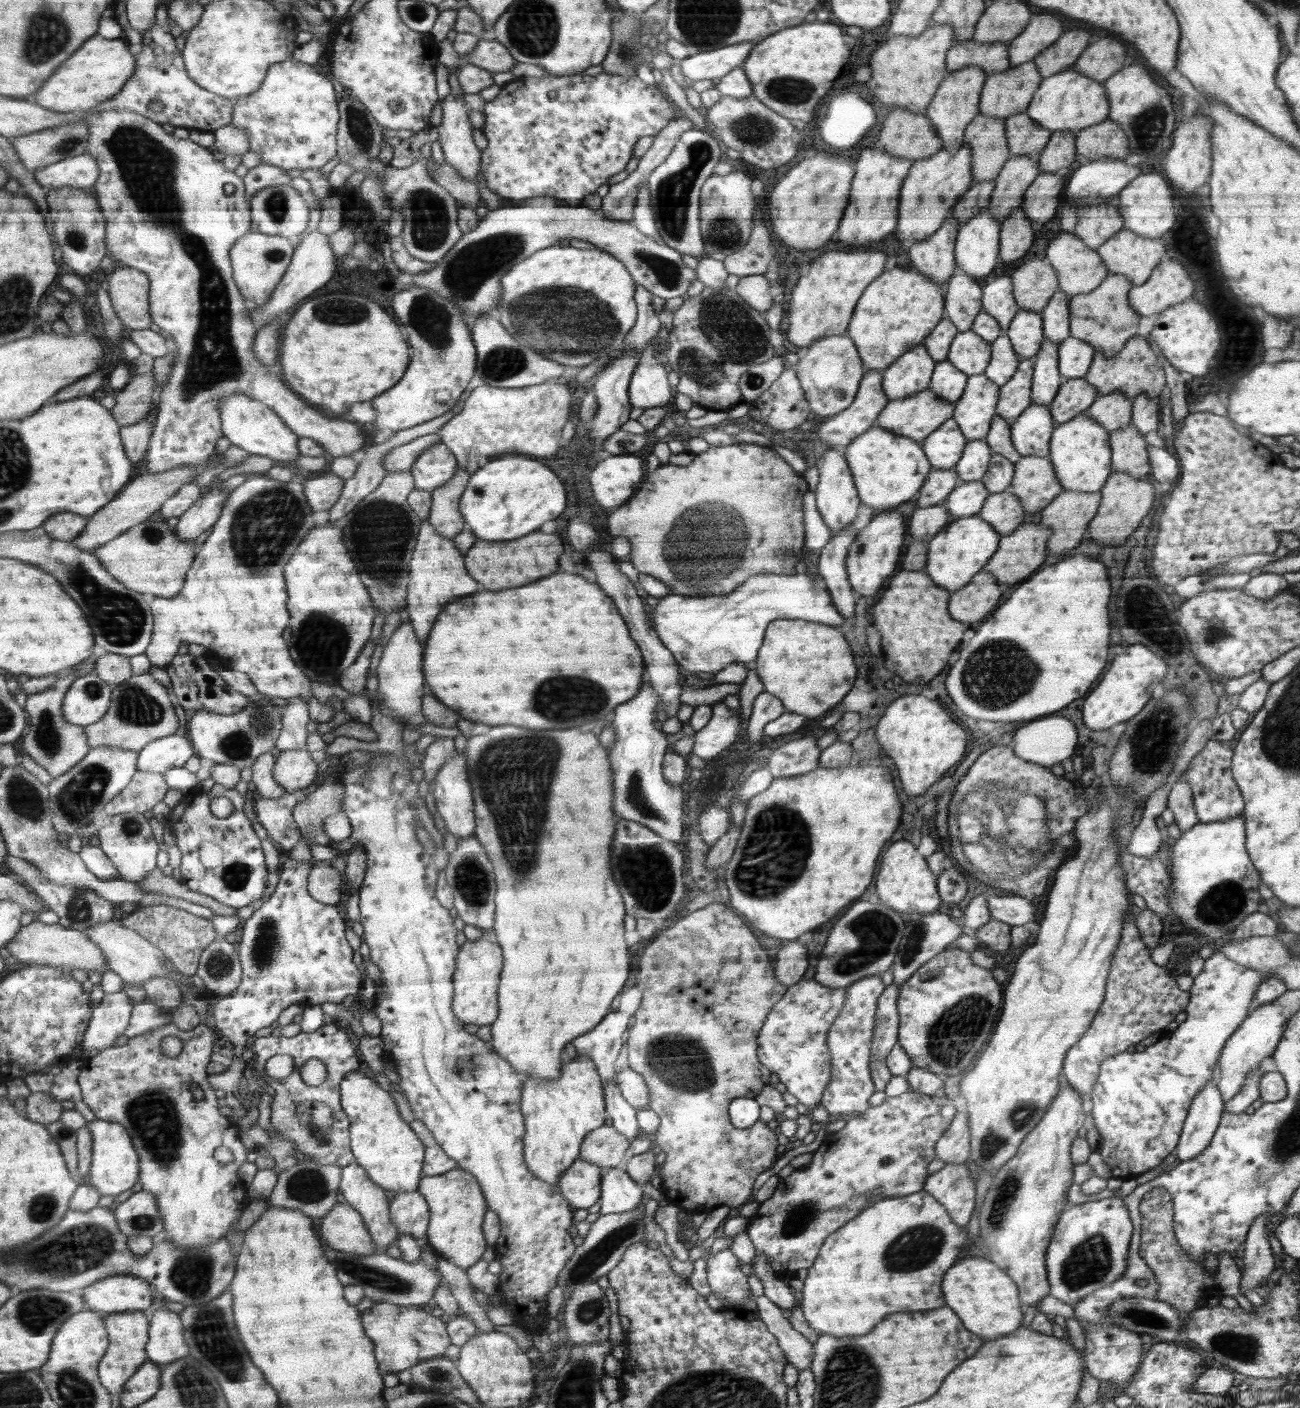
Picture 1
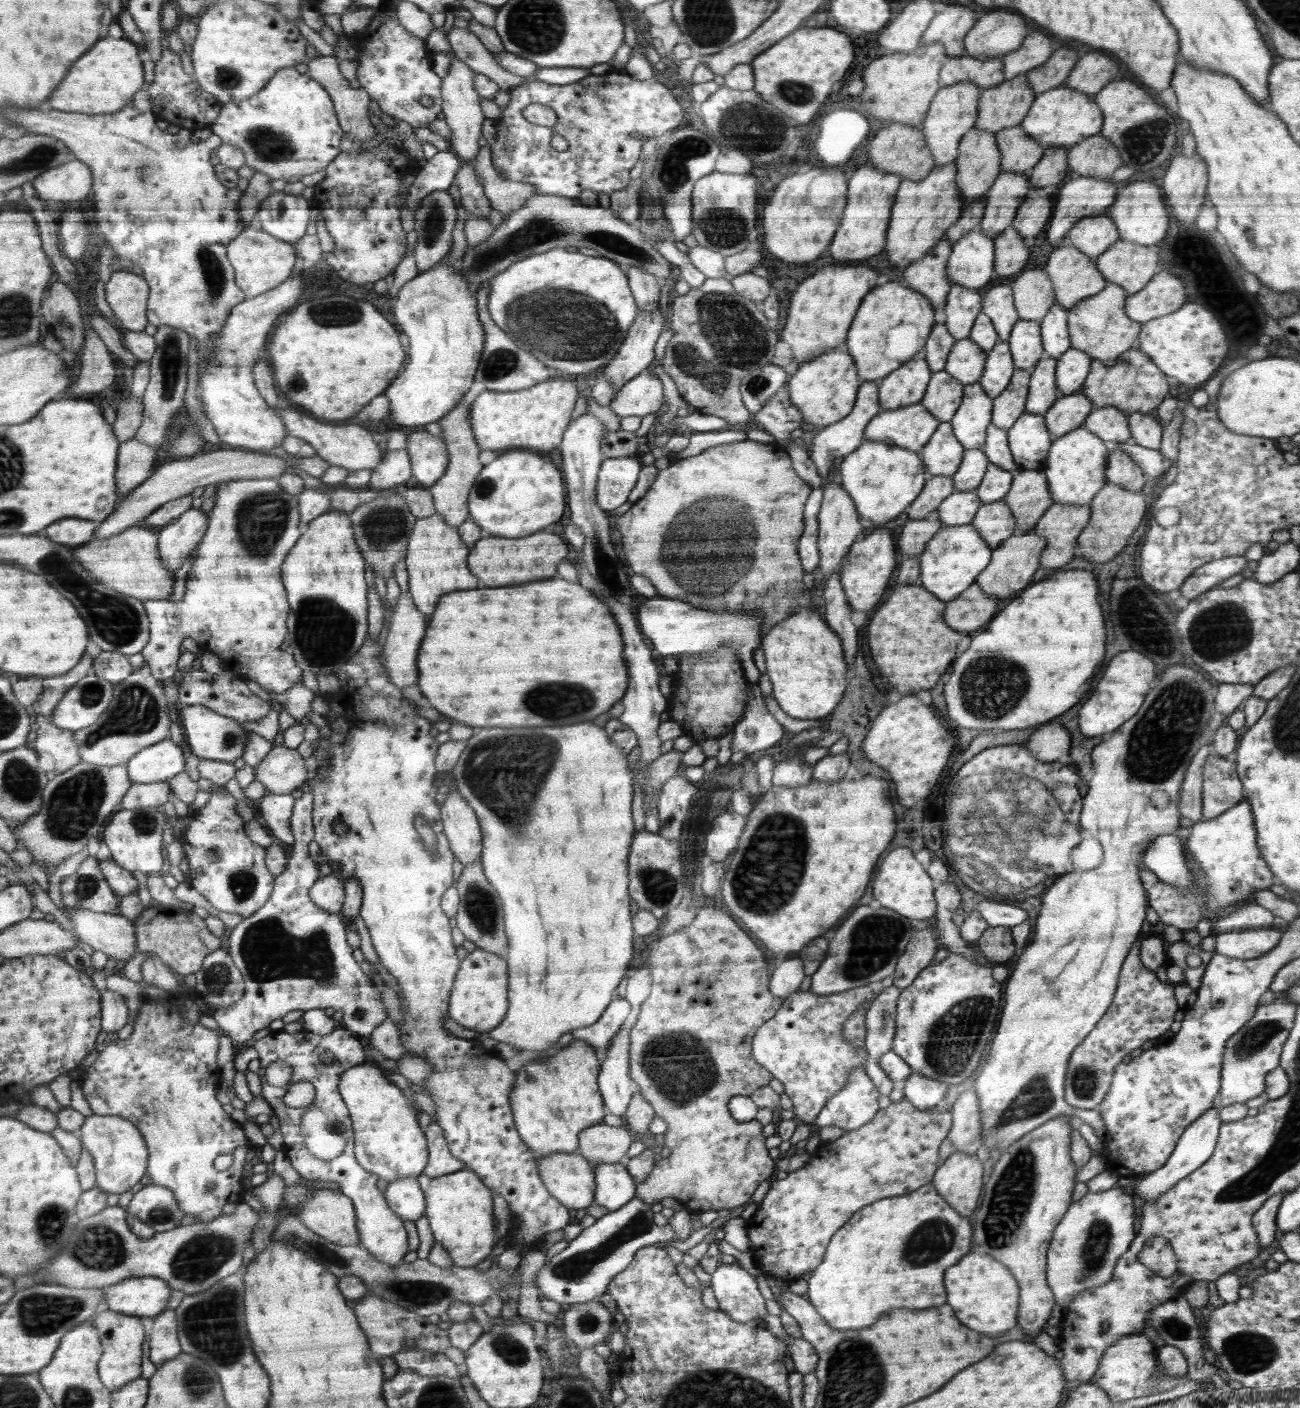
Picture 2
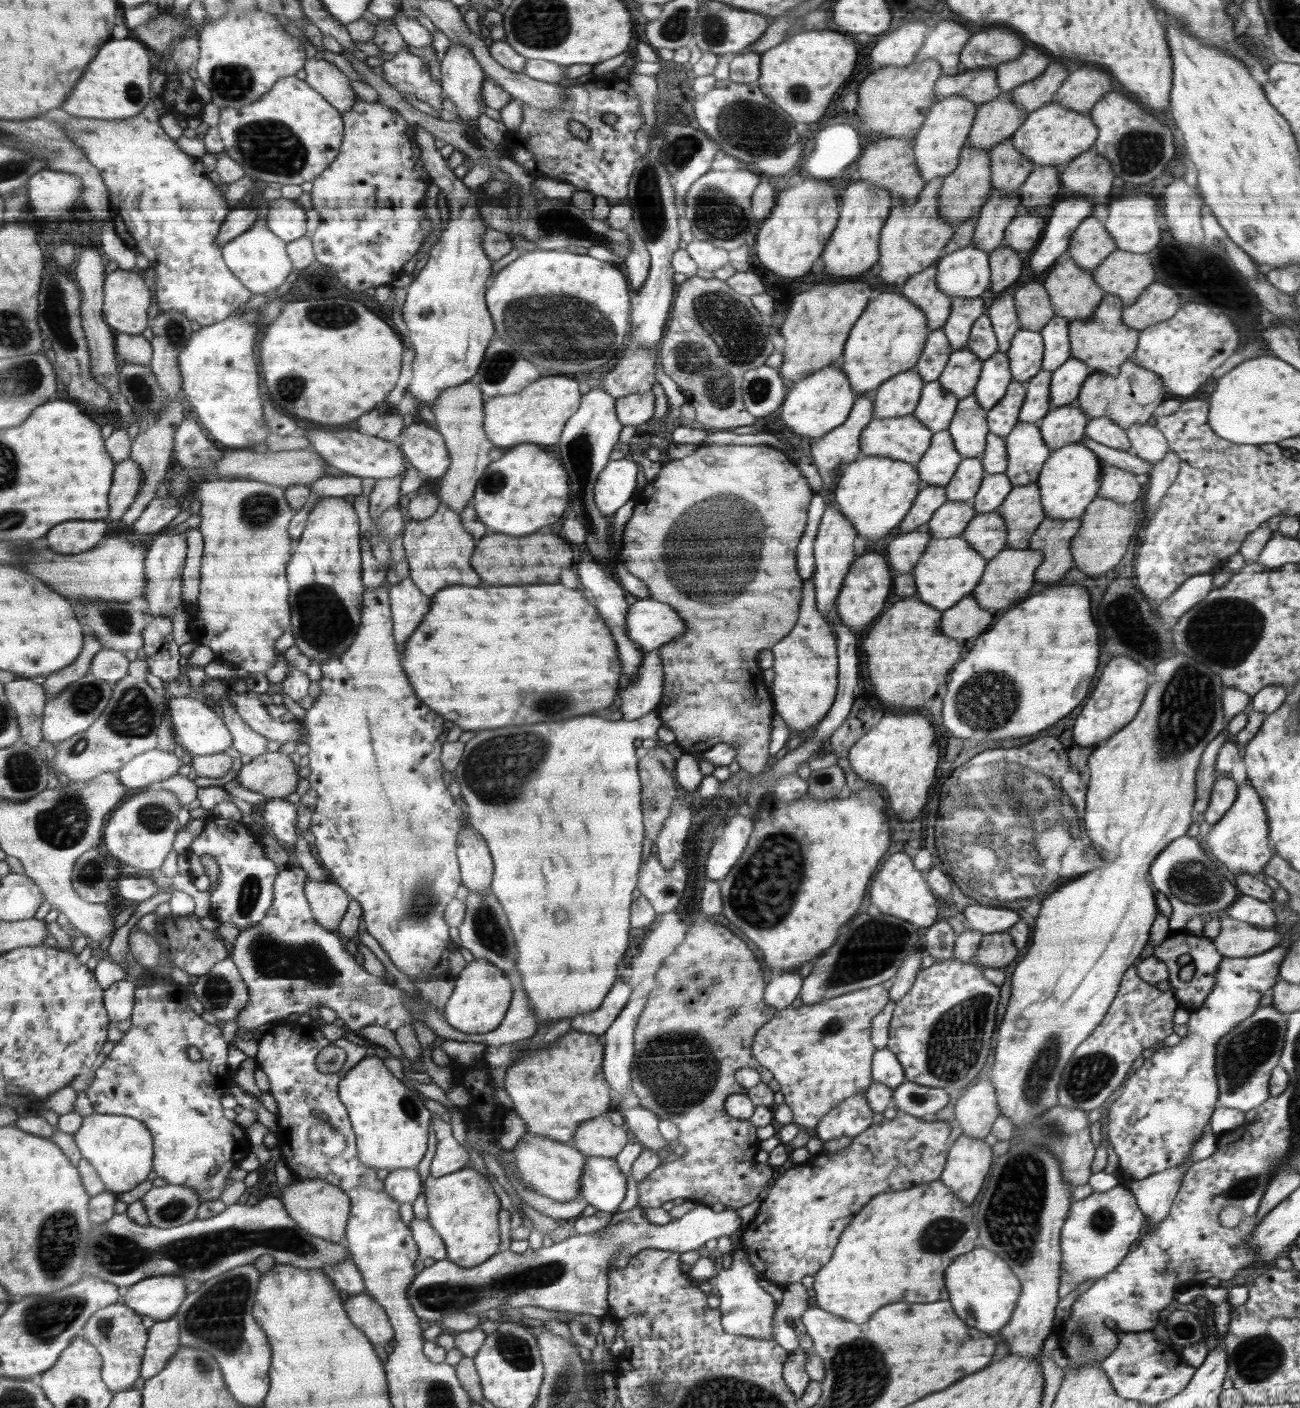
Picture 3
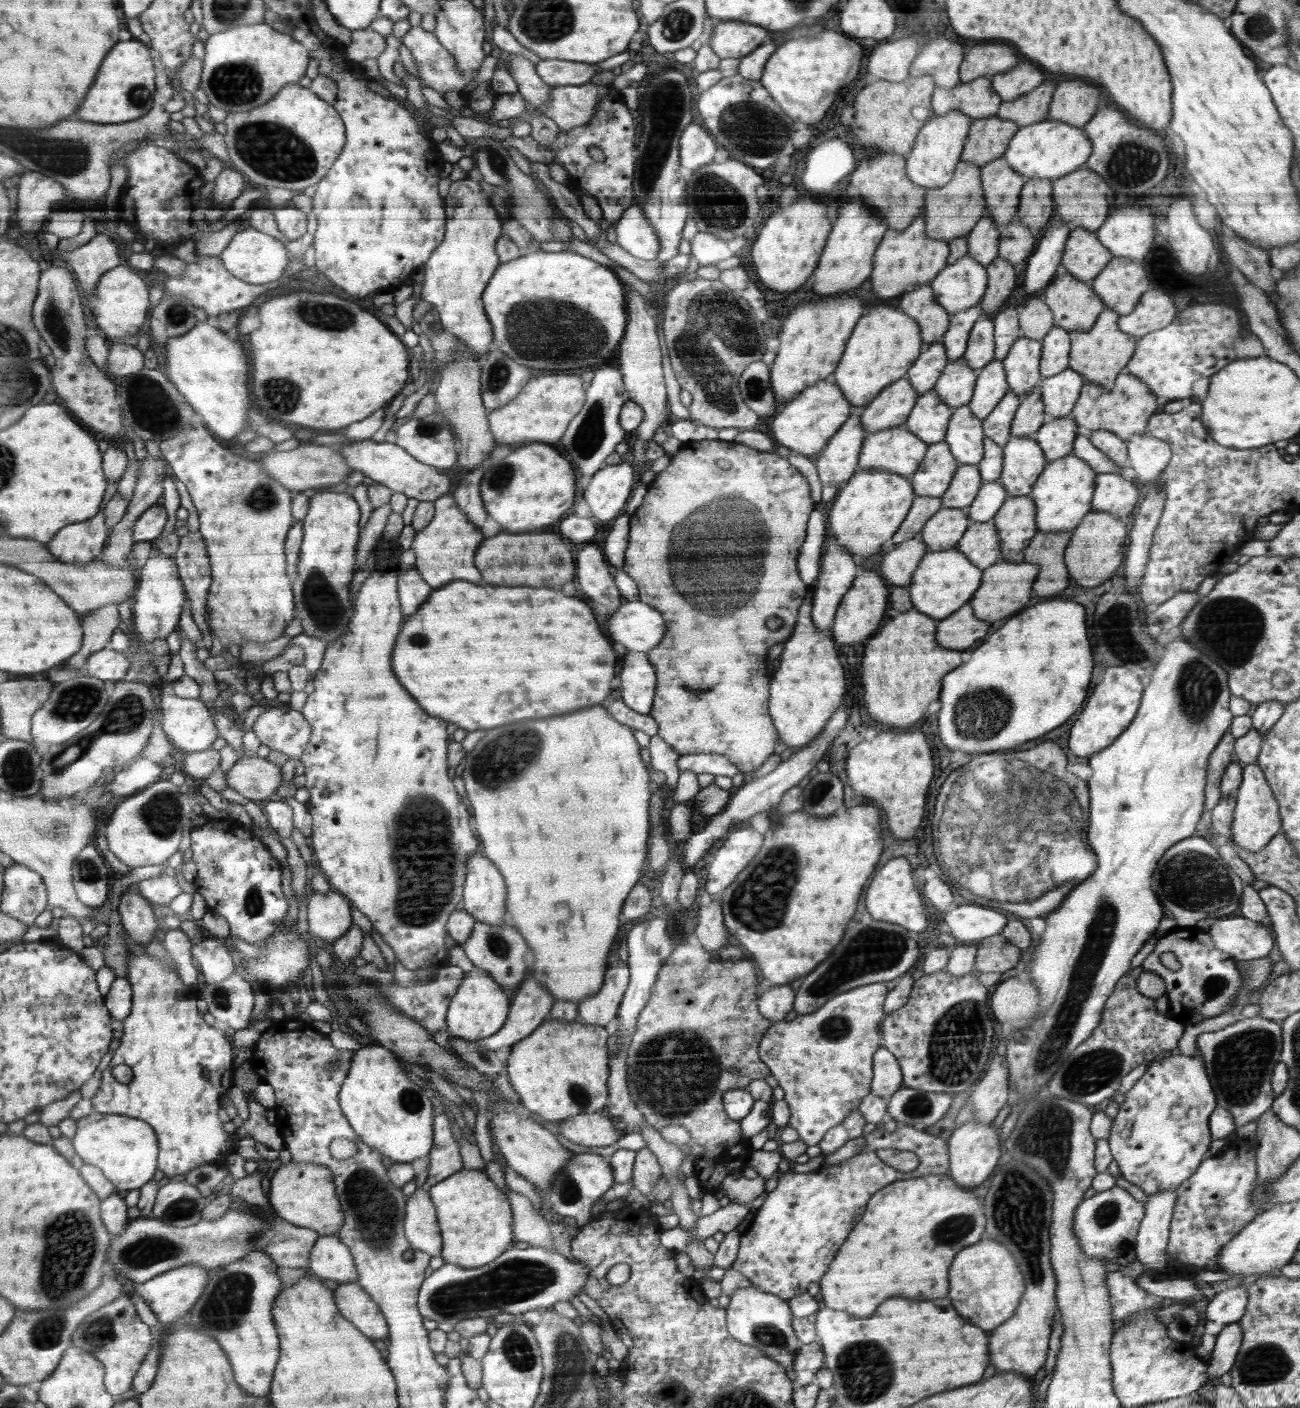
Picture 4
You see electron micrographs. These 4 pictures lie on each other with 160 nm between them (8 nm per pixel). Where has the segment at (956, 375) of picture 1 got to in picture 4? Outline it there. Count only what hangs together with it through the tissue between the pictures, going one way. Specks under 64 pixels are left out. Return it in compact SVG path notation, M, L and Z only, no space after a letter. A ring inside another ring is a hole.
M930 390L917 400L906 427L928 445L942 442L948 434L953 411L945 401L939 399L935 390Z

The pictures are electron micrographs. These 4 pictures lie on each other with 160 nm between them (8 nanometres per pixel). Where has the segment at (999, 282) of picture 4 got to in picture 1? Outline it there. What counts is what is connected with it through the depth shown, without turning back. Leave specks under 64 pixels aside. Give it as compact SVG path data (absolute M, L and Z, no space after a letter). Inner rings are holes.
M1019 208L1004 220L1001 230L1001 261L1002 264L1012 264L1020 260L1032 246L1034 230L1026 210Z

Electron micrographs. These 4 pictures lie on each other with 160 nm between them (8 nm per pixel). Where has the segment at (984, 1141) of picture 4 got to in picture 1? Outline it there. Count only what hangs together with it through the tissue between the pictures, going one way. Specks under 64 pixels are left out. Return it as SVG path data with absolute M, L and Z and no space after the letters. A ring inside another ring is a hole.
M948 1163L941 1170L935 1172L930 1176L929 1180L925 1183L924 1190L930 1193L930 1196L936 1197L946 1208L955 1223L964 1227L970 1222L970 1214L974 1210L974 1182L970 1178L968 1168L964 1163Z

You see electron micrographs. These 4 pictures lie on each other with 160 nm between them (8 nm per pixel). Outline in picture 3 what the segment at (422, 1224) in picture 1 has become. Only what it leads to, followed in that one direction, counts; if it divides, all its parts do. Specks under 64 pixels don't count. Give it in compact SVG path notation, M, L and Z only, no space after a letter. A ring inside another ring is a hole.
M396 1169L385 1173L386 1192L395 1201L413 1204L420 1193L422 1180L417 1169Z

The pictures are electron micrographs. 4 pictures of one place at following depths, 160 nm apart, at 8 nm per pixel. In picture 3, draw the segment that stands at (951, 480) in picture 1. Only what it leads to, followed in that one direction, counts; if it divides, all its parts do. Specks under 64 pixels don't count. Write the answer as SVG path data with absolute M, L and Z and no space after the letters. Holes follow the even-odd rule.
M926 485L918 492L908 514L900 522L903 533L917 530L926 526L934 511L947 501L945 487Z

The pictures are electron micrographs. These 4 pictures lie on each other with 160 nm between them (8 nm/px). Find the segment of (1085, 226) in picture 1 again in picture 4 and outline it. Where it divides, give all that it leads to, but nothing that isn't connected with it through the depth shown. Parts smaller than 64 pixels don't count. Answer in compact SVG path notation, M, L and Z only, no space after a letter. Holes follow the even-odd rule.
M1080 227L1068 235L1061 264L1078 281L1090 283L1097 279L1112 257L1094 232Z

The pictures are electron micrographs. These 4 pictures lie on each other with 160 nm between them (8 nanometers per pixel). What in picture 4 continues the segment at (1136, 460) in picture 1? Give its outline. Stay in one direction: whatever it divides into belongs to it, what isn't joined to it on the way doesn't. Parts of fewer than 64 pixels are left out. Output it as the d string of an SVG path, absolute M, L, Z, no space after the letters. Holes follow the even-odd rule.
M1118 473L1097 474L1092 510L1103 510L1118 518L1128 517L1139 502L1138 498L1140 492L1132 481Z

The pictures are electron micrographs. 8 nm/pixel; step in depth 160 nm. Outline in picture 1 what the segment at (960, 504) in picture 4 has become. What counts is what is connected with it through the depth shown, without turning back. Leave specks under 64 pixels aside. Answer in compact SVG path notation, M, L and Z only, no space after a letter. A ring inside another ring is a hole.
M985 439L967 441L960 460L953 467L960 482L981 480L987 473L992 455L993 452Z

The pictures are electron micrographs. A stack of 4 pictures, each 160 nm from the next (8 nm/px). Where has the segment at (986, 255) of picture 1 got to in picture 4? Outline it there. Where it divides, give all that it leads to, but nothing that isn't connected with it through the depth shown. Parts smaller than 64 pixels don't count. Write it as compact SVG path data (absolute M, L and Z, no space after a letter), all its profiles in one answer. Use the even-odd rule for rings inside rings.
M963 256L954 264L949 264L930 283L931 288L938 297L938 305L946 309L951 316L968 308L976 307L980 298L986 292L986 268L974 260L972 256Z

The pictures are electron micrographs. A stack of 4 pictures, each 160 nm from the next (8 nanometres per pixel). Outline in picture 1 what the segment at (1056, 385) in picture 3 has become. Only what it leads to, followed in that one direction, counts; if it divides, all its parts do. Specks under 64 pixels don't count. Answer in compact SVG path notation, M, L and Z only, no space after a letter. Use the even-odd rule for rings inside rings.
M1069 336L1061 342L1060 371L1064 379L1083 378L1089 372L1096 356L1094 346Z

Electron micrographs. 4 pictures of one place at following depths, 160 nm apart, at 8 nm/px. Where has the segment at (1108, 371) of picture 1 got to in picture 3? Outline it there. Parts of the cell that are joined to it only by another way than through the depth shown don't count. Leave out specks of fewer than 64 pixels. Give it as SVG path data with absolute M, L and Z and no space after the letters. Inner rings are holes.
M1128 360L1121 364L1116 376L1109 376L1100 371L1091 372L1081 388L1081 394L1077 396L1076 403L1089 420L1107 416L1118 427L1126 430L1134 424L1144 425L1152 422L1154 411L1165 400L1166 392L1160 376Z

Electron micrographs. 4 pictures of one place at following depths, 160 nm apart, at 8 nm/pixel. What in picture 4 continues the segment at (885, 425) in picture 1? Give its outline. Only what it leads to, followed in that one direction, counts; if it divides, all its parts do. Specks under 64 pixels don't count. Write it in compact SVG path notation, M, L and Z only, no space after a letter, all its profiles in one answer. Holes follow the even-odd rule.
M903 423L886 431L866 434L860 467L911 477L921 466L928 448L929 445L910 433Z

